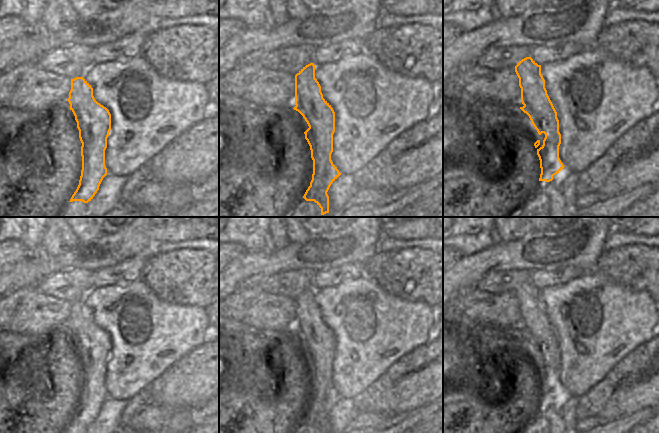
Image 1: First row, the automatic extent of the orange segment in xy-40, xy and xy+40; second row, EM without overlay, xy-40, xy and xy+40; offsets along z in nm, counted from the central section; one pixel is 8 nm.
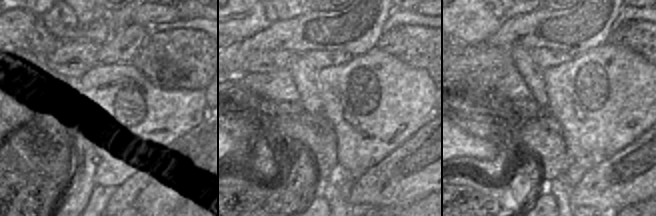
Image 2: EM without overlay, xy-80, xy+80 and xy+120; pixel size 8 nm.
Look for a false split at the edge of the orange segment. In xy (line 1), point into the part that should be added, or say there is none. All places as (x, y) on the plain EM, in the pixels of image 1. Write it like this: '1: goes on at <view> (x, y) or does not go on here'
1: does not go on here

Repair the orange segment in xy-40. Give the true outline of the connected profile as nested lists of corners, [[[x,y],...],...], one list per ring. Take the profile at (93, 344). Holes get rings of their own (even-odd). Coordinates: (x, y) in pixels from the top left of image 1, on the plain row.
[[[83,302],[71,303],[68,326],[75,340],[82,367],[82,394],[79,409],[69,426],[88,427],[107,399],[105,374],[111,354],[111,338],[93,320],[93,312]]]

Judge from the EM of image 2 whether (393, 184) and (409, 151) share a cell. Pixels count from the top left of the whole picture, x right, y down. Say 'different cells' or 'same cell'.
same cell

